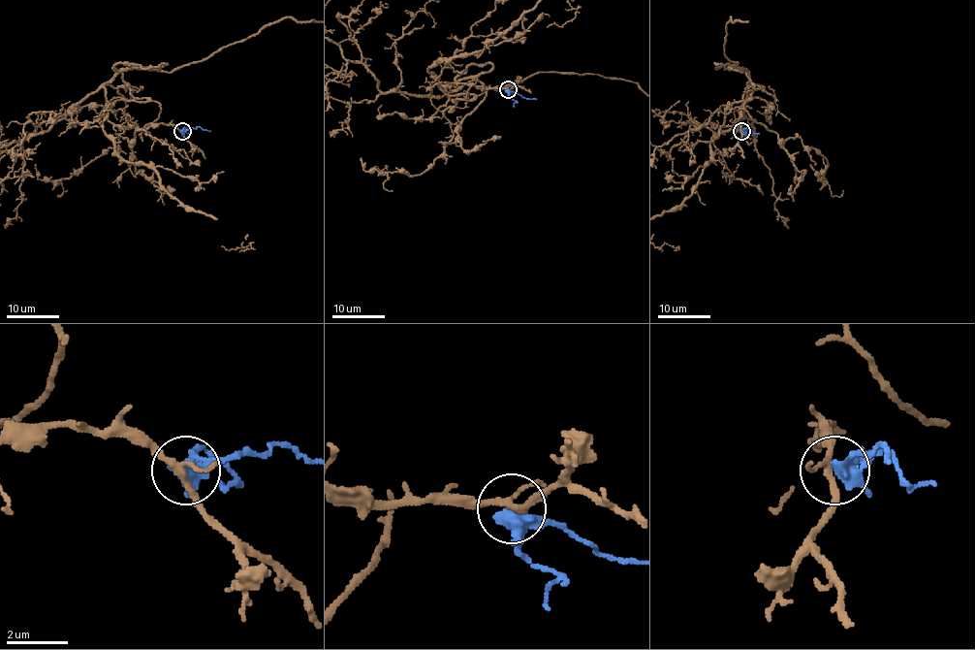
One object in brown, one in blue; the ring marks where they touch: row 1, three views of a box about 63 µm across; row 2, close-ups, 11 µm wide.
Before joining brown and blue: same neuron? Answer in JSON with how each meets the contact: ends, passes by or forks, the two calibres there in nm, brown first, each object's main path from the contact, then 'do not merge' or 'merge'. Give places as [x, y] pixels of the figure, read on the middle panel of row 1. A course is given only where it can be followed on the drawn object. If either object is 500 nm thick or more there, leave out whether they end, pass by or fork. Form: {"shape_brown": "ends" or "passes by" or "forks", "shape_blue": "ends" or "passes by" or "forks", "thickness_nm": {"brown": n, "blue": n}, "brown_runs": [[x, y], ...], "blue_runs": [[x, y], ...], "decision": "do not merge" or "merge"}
{"shape_brown": "forks", "shape_blue": "forks", "thickness_nm": {"brown": 170, "blue": 380}, "brown_runs": [[507, 88], [436, 84], [430, 96], [574, 73], [635, 81]], "blue_runs": [[507, 89], [523, 98], [536, 99]], "decision": "do not merge"}

